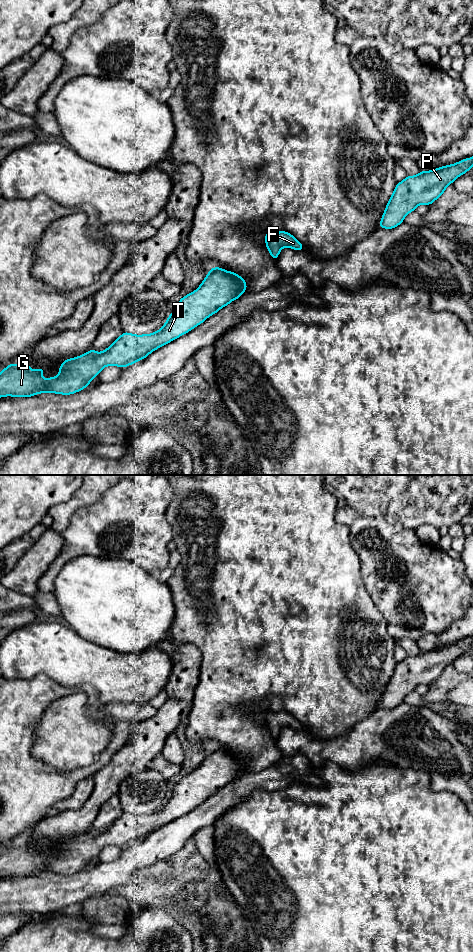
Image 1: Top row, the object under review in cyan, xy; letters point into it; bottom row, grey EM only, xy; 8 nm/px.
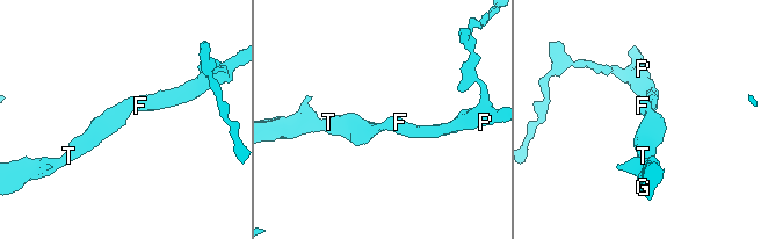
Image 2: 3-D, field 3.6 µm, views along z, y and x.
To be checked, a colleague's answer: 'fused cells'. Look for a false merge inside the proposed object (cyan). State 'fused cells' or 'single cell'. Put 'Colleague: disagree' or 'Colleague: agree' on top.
Colleague: disagree
single cell

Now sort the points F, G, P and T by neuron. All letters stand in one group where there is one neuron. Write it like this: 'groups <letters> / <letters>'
groups F G P T

